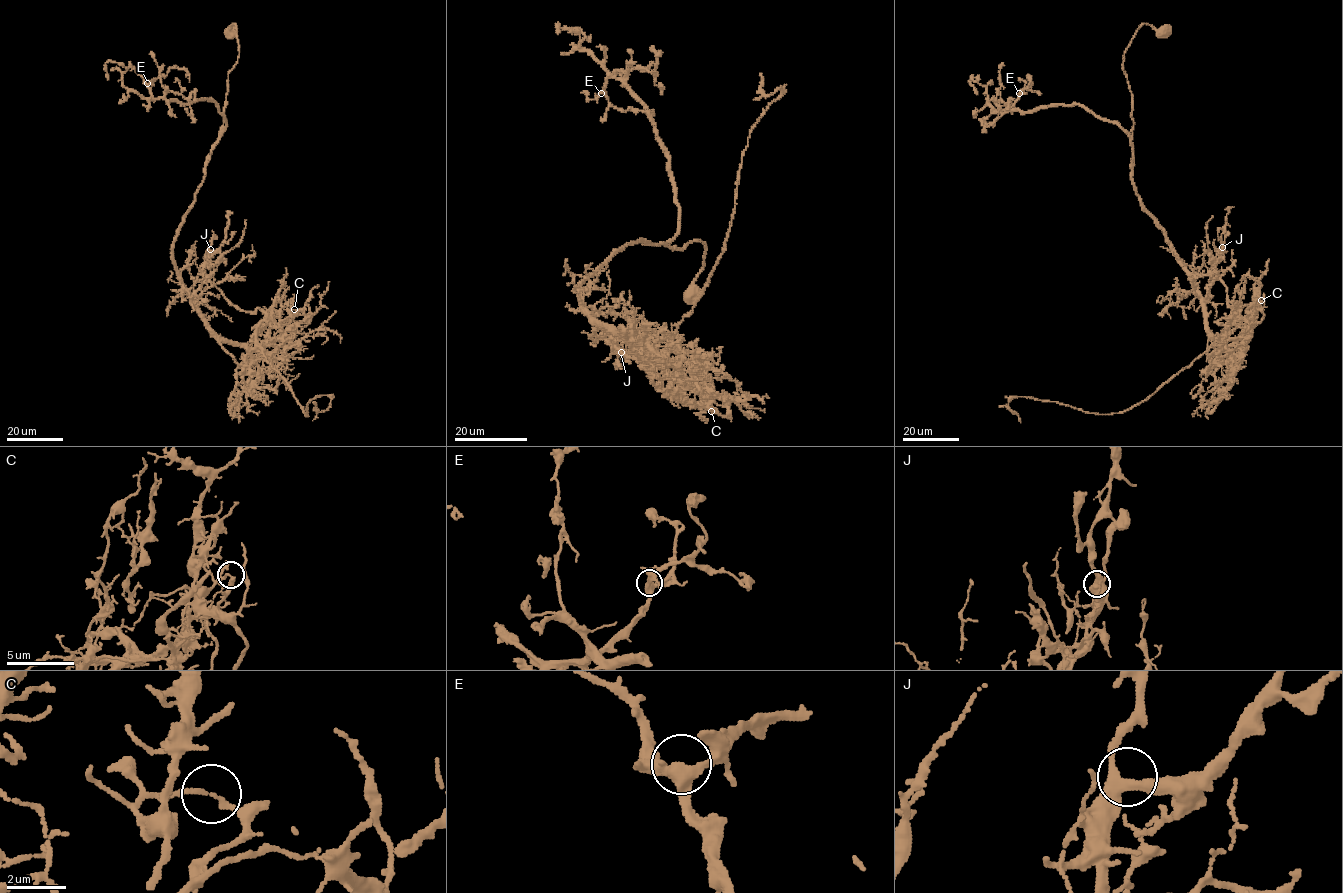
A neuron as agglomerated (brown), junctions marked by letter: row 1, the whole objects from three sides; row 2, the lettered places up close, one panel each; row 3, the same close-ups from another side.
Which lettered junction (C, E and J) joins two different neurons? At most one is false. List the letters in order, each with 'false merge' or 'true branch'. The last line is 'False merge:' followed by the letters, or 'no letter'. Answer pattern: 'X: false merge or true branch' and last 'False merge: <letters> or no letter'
C: false merge
E: true branch
J: true branch
False merge: C

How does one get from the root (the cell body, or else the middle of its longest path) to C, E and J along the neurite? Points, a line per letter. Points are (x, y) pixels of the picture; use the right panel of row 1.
C: (1163, 31), (1144, 23), (1124, 53), (1133, 188), (1213, 337), (1261, 300)
E: (1163, 31), (1144, 23), (1124, 53), (1123, 72), (1132, 94), (1130, 137), (1078, 105), (1006, 110), (1019, 93)
J: (1163, 31), (1144, 23), (1124, 53), (1123, 72), (1132, 94), (1133, 188), (1205, 302), (1210, 273), (1222, 247)

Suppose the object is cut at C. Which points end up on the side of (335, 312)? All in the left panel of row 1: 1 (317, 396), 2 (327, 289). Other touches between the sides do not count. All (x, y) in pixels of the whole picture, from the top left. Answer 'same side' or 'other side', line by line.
1: other side
2: same side

